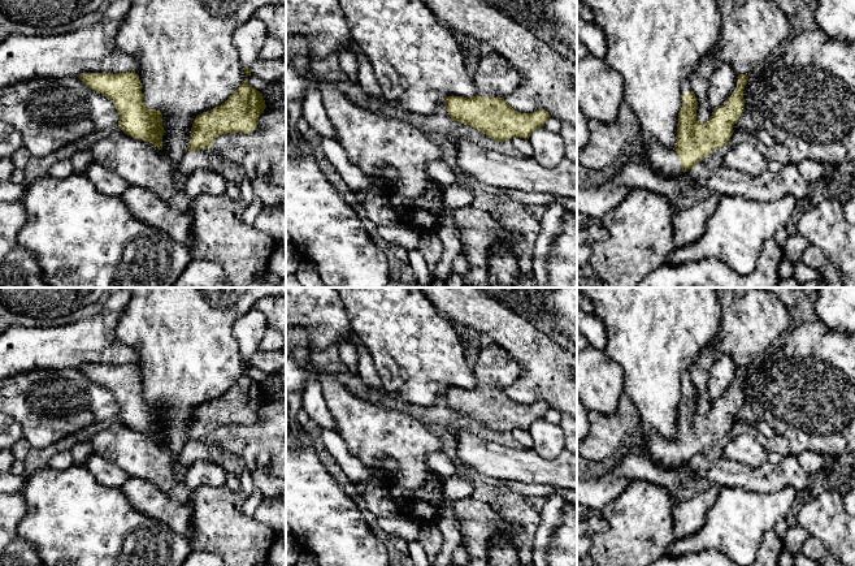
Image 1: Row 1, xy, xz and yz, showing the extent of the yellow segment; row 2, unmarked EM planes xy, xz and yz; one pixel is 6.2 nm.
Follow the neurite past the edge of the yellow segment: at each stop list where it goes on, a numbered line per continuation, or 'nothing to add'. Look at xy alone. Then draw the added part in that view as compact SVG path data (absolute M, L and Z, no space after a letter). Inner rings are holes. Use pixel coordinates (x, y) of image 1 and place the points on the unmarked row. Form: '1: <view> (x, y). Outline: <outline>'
1: xy (207, 449). Outline: M213 438L199 442L187 442L177 457L177 461L185 467L191 466L198 459L214 462L227 474L234 474L236 476L240 476L246 471L244 461L226 453Z

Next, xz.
1: xz (494, 368). Outline: M492 344L481 349L472 360L476 386L504 389L512 385L520 375L520 367L500 346Z

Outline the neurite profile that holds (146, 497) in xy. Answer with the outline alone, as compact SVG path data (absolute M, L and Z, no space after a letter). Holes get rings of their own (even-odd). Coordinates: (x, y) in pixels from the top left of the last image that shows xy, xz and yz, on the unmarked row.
M131 475L120 489L139 513L160 520L181 536L191 535L192 511L188 504L173 501L155 484Z

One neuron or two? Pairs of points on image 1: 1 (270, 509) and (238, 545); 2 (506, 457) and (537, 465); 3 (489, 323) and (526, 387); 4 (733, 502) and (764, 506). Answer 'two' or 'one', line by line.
1: two
2: one
3: one
4: one

